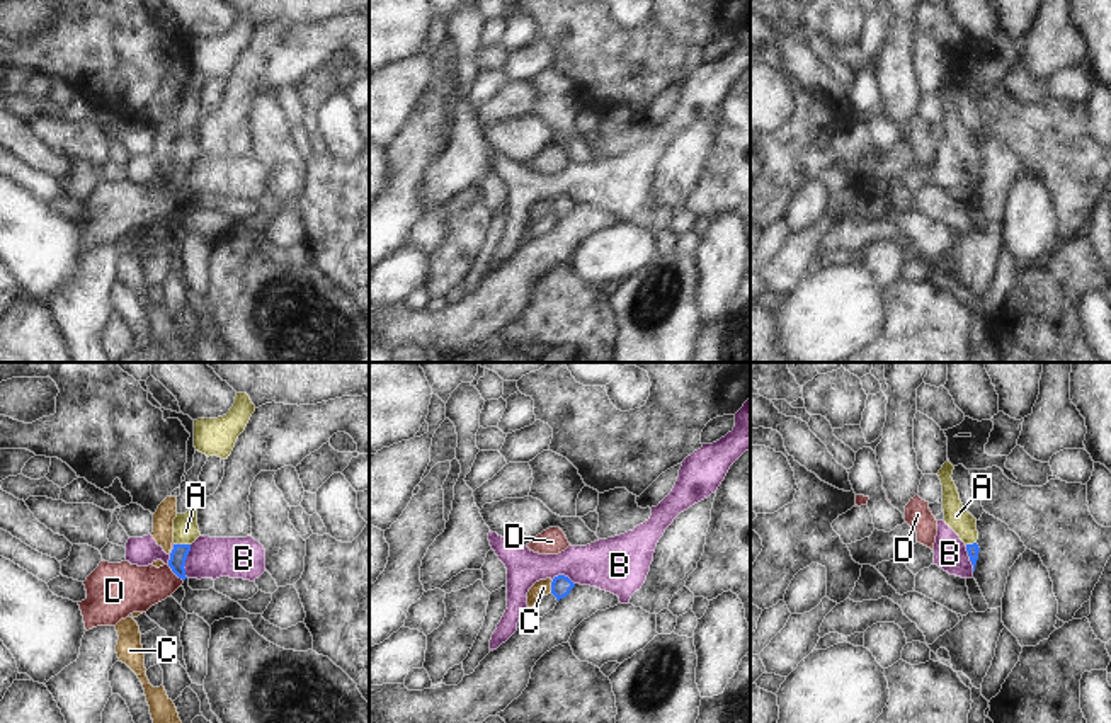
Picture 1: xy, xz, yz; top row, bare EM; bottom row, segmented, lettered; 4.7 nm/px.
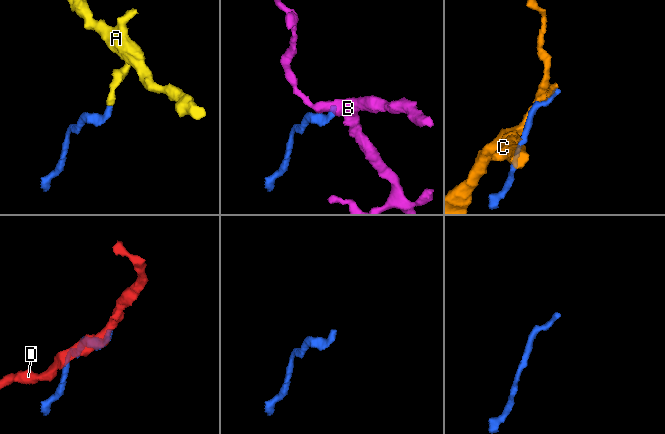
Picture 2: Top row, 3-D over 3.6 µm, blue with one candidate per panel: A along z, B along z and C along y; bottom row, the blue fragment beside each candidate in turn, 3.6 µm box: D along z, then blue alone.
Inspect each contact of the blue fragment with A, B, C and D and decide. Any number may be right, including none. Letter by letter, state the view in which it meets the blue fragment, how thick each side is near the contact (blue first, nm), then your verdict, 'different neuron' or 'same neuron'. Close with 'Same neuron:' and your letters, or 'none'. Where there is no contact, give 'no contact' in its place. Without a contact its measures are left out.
A: xy | 80/120 nm | same neuron
B: xy | 80/190 nm | different neuron
C: xz | 100/80 nm | different neuron
D: xy | 80/240 nm | different neuron
Same neuron: A

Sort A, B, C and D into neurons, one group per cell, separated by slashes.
A / B / C / D

